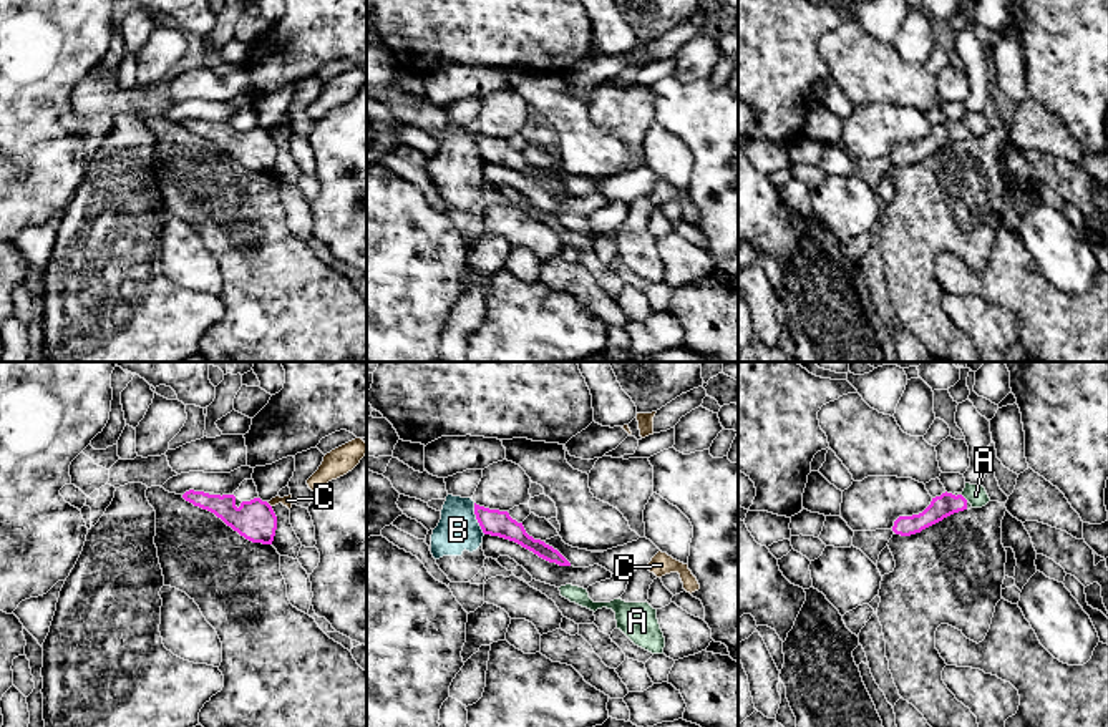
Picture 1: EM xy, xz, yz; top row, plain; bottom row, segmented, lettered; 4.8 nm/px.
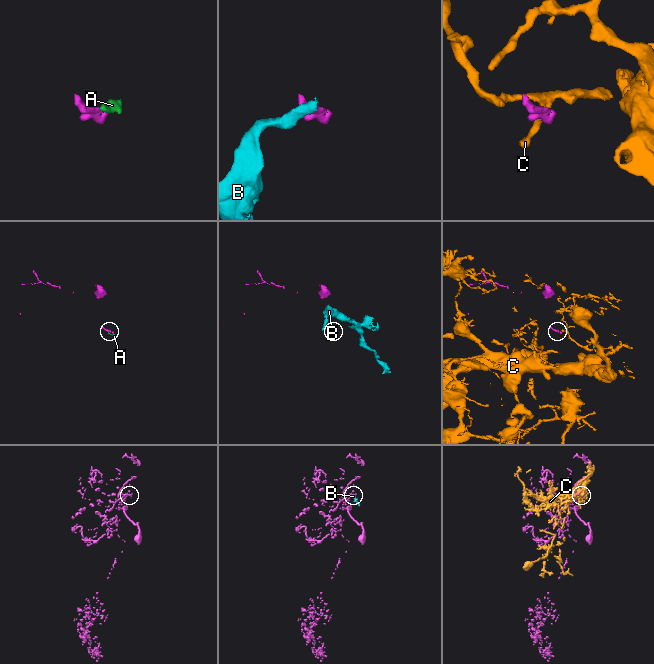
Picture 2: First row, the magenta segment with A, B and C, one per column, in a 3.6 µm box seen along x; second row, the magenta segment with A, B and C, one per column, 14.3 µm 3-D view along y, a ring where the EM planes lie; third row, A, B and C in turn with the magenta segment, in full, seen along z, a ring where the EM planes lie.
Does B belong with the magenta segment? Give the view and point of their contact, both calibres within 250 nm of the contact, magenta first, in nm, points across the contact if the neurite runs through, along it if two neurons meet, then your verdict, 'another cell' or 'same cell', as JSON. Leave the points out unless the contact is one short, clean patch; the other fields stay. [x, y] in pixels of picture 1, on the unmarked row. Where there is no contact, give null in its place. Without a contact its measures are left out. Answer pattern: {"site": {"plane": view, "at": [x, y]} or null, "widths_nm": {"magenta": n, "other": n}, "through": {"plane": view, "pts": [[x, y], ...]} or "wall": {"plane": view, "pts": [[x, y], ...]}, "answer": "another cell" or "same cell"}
{"site": {"plane": "xz", "at": [476, 146]}, "widths_nm": {"magenta": 130, "other": 200}, "wall": {"plane": "xz", "pts": [[473, 131], [473, 141], [485, 161]]}, "answer": "another cell"}

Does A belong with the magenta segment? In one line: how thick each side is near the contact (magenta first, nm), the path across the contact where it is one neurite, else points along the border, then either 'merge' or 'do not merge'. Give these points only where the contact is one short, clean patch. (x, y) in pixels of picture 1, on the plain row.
calibres 110 and 100 nm; merge

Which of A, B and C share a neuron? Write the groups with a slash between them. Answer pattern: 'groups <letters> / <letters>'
groups A / B / C

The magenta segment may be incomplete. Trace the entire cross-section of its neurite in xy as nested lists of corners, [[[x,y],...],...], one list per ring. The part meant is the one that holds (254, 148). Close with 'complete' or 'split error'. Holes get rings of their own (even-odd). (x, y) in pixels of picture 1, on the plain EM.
[[[189,118],[182,126],[194,134],[207,138],[221,146],[227,154],[252,171],[272,173],[277,144],[272,134],[260,126],[242,129],[236,134],[234,123],[209,123],[204,120]]]; complete

